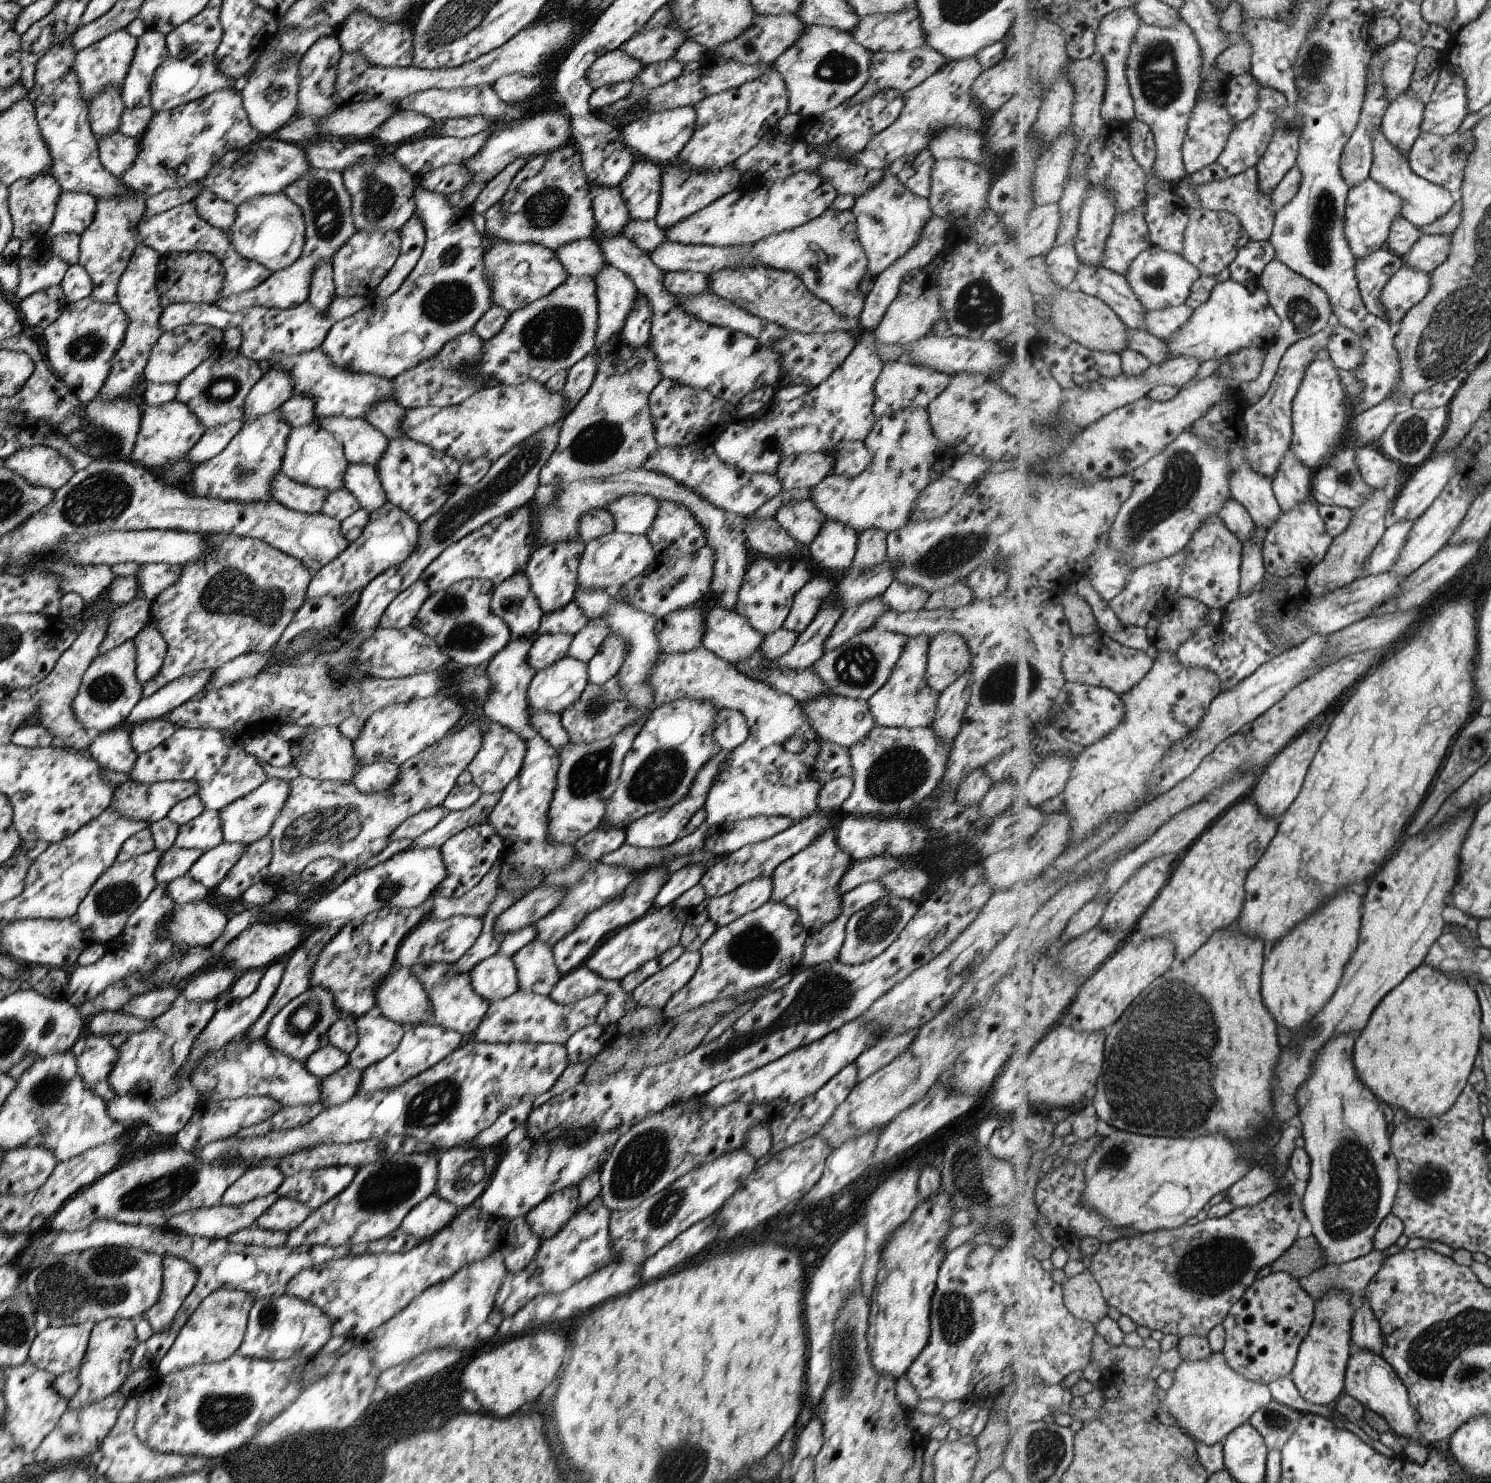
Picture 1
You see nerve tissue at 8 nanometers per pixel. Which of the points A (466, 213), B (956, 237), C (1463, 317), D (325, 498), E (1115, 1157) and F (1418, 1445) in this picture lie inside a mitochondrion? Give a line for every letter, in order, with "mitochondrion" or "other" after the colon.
A: other
B: other
C: mitochondrion
D: other
E: mitochondrion
F: other

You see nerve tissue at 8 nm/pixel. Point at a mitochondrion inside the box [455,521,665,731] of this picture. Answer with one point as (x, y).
(599, 706)

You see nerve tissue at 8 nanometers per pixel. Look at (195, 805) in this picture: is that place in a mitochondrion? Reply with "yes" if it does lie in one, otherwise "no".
no

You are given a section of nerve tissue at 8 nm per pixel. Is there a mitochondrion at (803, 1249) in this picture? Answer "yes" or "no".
no

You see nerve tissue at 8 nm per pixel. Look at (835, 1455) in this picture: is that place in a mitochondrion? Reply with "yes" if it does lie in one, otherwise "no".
no

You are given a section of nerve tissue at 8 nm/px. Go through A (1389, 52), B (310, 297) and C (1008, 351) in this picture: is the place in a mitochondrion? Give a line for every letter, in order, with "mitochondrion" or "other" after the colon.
A: other
B: other
C: other

